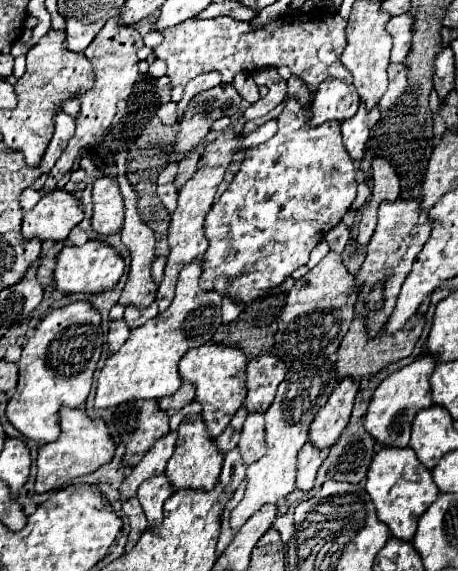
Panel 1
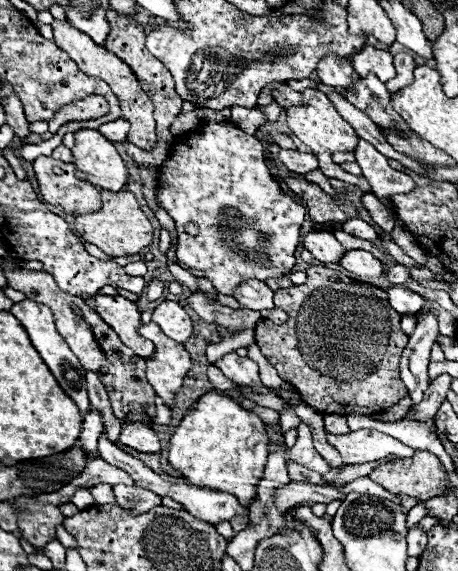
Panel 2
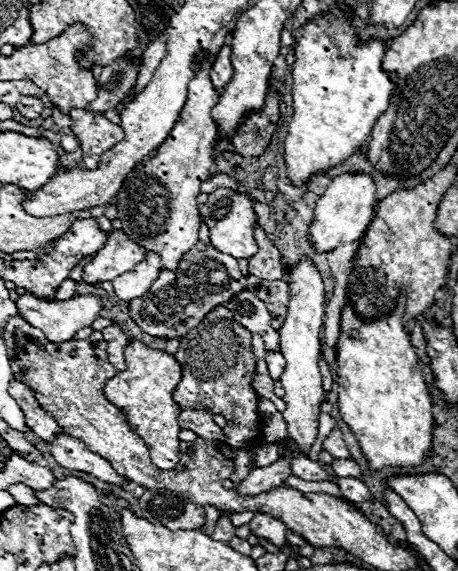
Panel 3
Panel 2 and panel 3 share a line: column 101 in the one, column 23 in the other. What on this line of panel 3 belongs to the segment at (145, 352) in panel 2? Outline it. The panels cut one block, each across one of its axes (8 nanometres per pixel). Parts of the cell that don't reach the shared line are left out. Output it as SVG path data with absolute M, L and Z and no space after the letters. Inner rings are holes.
M22 294L18 300L18 312L28 320L32 322L32 326L40 328L46 338L50 342L64 342L64 340L70 340L80 328L86 328L86 326L92 326L92 322L100 316L100 310L102 310L102 298L96 296L96 294L76 294L68 300L58 300L58 302L44 302L32 294Z

